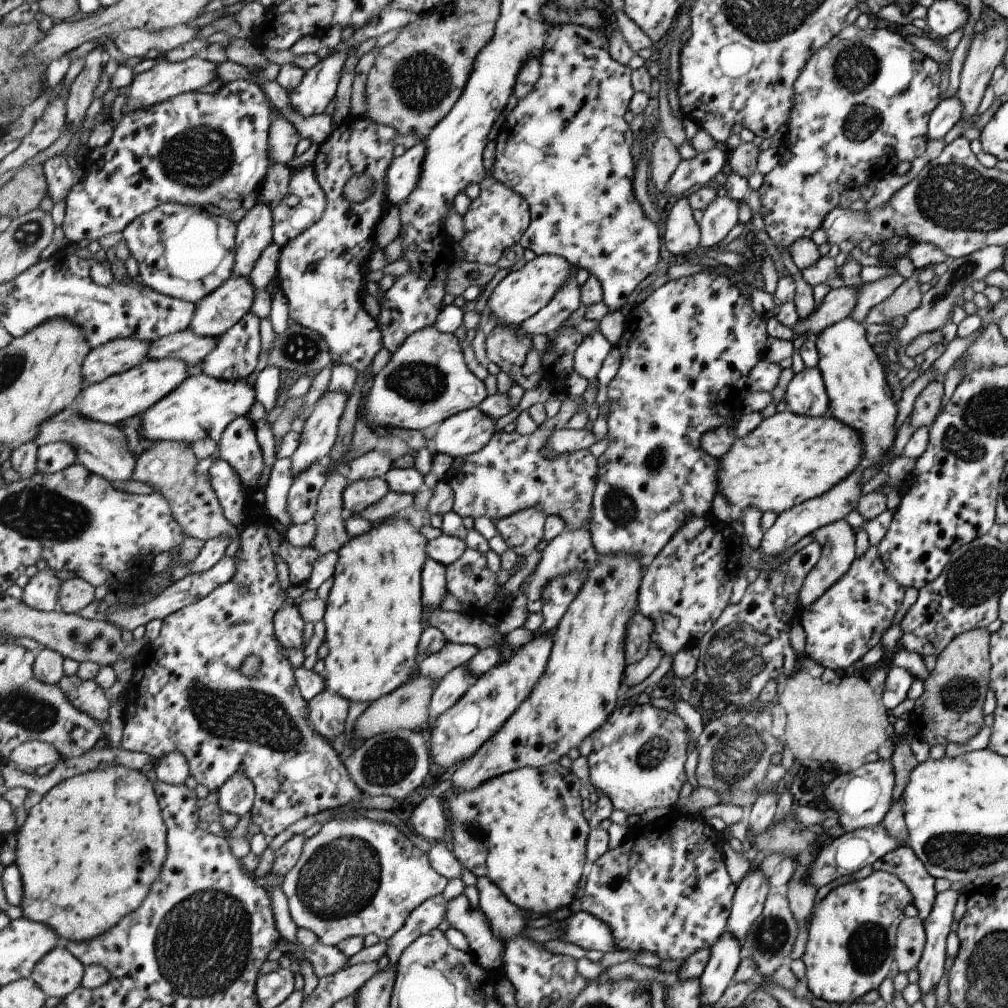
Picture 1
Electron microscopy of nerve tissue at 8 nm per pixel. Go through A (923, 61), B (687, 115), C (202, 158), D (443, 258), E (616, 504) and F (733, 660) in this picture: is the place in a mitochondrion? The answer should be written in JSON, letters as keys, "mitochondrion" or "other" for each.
{"A":"other","B":"other","C":"mitochondrion","D":"other","E":"mitochondrion","F":"mitochondrion"}

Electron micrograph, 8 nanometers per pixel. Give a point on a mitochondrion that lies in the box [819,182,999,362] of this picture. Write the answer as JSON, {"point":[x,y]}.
{"point":[966,268]}

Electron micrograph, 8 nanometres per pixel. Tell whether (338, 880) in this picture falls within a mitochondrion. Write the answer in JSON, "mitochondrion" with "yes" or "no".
{"mitochondrion":"yes"}

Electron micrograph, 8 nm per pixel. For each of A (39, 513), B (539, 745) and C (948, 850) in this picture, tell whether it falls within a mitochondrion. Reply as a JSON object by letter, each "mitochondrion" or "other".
{"A":"mitochondrion","B":"other","C":"mitochondrion"}

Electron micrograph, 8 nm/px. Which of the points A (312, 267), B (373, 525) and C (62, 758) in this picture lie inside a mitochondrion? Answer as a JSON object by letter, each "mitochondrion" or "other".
{"A":"other","B":"other","C":"other"}

